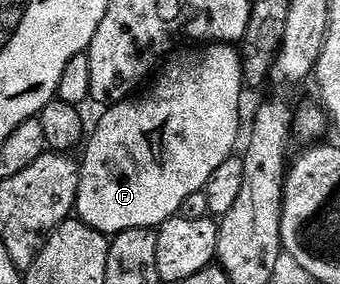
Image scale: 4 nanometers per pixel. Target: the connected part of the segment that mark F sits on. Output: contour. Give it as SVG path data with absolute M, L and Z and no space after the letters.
M208 43L191 49L195 50L172 53L166 59L163 75L148 94L140 93L130 100L108 105L91 139L90 134L86 139L87 155L81 158L74 209L86 226L104 232L162 226L184 209L187 199L206 187L222 162L236 149L241 121L239 101L245 93L240 51L230 43Z

